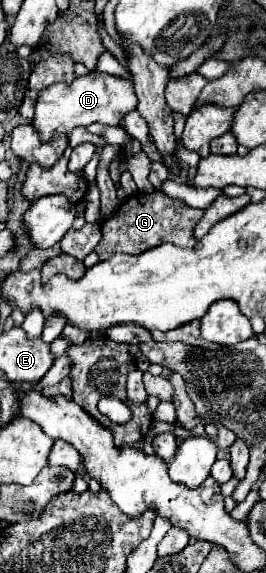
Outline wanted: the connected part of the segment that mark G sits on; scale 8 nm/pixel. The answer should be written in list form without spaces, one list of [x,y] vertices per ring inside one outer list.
[[[154,191],[150,195],[136,193],[128,197],[118,207],[114,217],[102,225],[102,241],[96,245],[94,251],[100,255],[100,259],[110,259],[114,253],[140,255],[166,241],[178,247],[192,249],[198,243],[194,237],[194,225],[202,219],[202,215],[204,213],[200,209],[192,209],[186,203],[170,199],[160,191]]]

